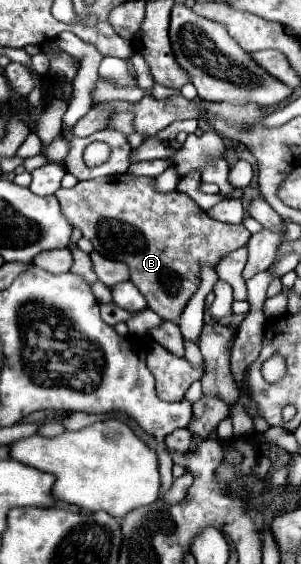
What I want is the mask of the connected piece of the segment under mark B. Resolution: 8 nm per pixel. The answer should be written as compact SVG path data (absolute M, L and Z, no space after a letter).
M133 174L103 176L103 178L79 182L71 190L59 188L55 196L61 204L63 214L71 220L71 224L79 228L83 236L93 242L99 254L125 262L131 272L131 282L145 296L147 306L155 314L159 314L163 320L173 322L173 324L179 322L183 308L187 306L189 298L199 288L201 266L207 264L215 268L223 256L245 246L251 236L243 224L225 224L225 222L209 218L205 210L197 208L197 204L189 200L189 196L177 190L157 192L151 176L133 176Z

